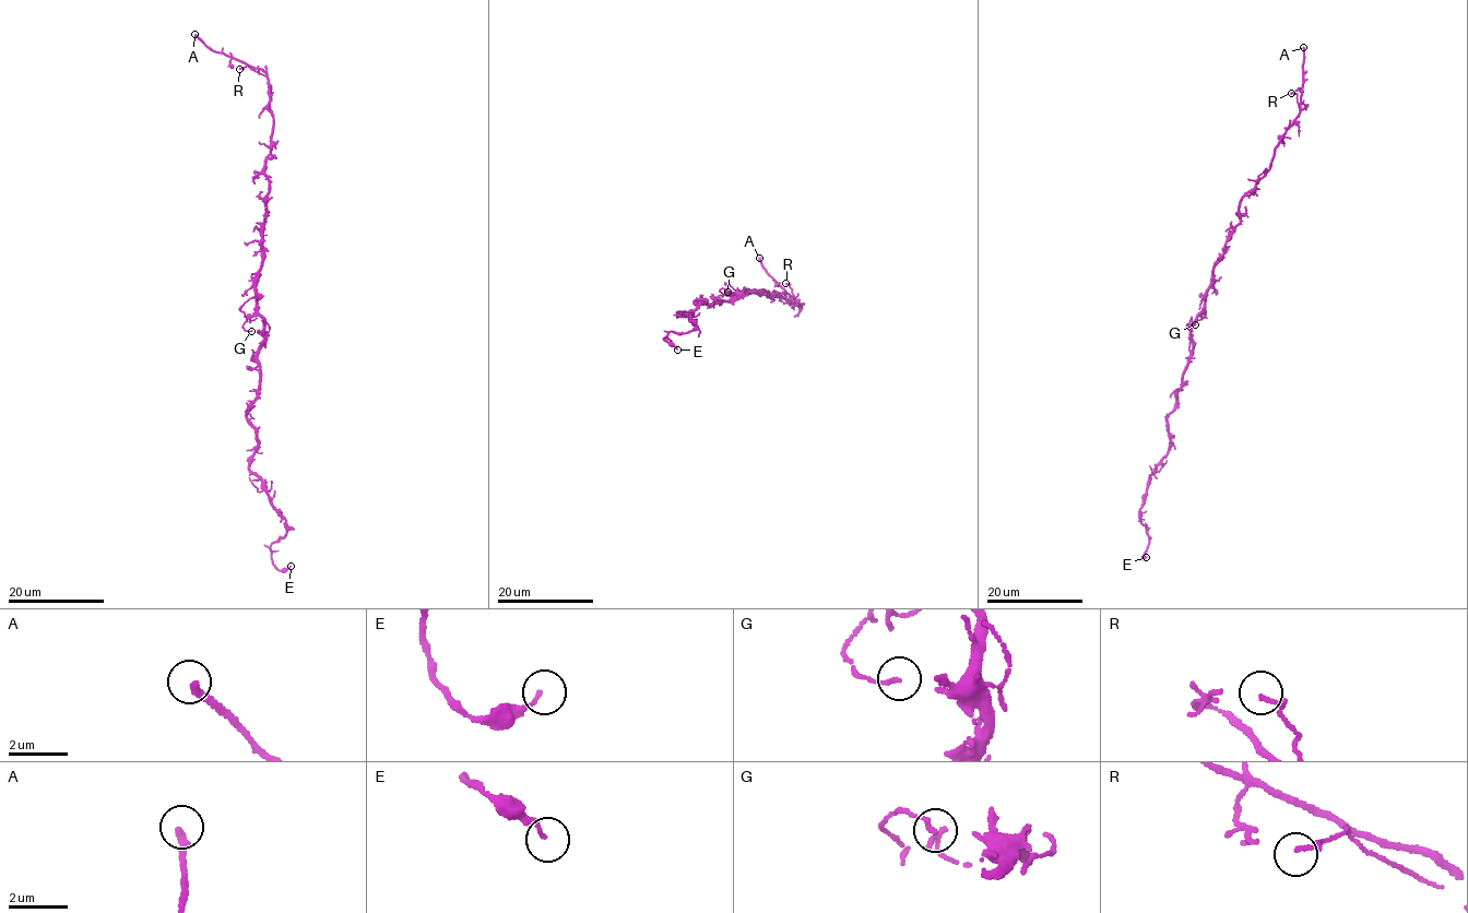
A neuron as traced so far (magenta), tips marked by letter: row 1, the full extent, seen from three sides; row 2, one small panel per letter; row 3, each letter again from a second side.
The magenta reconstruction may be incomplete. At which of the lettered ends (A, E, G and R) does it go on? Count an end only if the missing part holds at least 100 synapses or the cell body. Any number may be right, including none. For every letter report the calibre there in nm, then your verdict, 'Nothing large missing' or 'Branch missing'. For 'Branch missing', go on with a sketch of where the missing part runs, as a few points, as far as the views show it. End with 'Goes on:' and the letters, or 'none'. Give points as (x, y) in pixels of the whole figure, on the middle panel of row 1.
A: Thickness 240 nm. Branch missing. Course of what is missing: (759, 258), (776, 250), (825, 255)
E: Thickness 120 nm. Nothing large missing
G: Thickness 90 nm. Nothing large missing
R: Thickness 160 nm. Nothing large missing
Goes on: A

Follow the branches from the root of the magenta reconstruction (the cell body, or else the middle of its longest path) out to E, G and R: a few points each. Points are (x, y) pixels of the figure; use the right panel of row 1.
E: (1205, 305), (1191, 328), (1193, 350), (1168, 417), (1169, 452), (1150, 476), (1140, 508), (1149, 538), (1146, 557)
G: (1205, 305), (1205, 315), (1195, 324)
R: (1205, 305), (1214, 264), (1240, 222), (1240, 200), (1269, 168), (1274, 149), (1300, 113), (1295, 93), (1291, 93)

